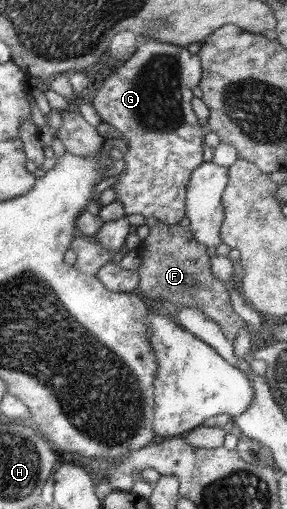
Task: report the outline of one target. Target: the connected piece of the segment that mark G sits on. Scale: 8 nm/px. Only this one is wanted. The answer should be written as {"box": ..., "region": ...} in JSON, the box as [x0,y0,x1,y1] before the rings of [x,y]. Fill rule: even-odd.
{"box":[92,40,205,225],"region":[[[148,40],[140,43],[136,52],[130,56],[130,58],[123,61],[122,66],[116,69],[113,74],[107,75],[103,80],[102,85],[98,86],[96,89],[96,96],[92,100],[94,108],[97,110],[101,117],[101,120],[111,124],[119,130],[122,134],[122,139],[128,142],[128,152],[124,154],[118,154],[125,160],[126,168],[120,172],[117,182],[112,185],[112,188],[116,190],[118,194],[117,201],[121,202],[124,206],[125,215],[140,214],[144,219],[153,217],[154,219],[160,220],[168,225],[177,224],[180,220],[185,218],[185,193],[186,185],[190,180],[190,175],[194,172],[194,169],[198,168],[202,164],[202,141],[204,141],[205,132],[203,127],[200,126],[198,118],[194,110],[192,110],[192,104],[190,101],[194,98],[192,93],[192,88],[199,86],[200,79],[202,78],[202,67],[198,54],[192,54],[188,51],[187,47],[182,47],[180,45],[170,44],[160,42],[158,40]]]}

